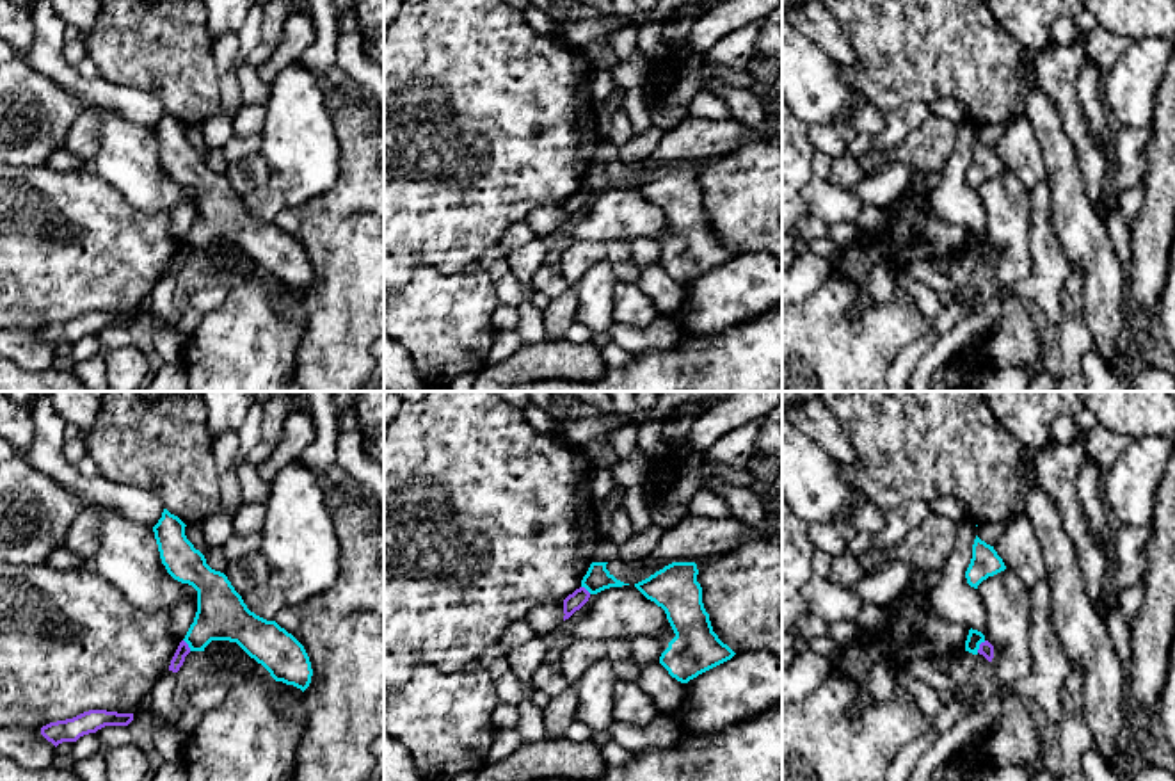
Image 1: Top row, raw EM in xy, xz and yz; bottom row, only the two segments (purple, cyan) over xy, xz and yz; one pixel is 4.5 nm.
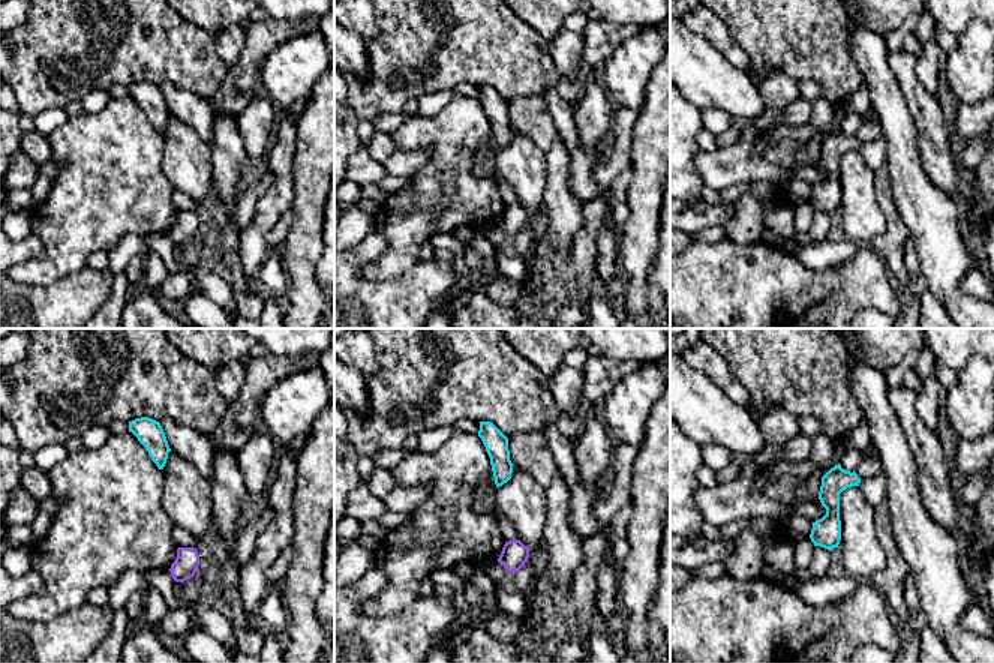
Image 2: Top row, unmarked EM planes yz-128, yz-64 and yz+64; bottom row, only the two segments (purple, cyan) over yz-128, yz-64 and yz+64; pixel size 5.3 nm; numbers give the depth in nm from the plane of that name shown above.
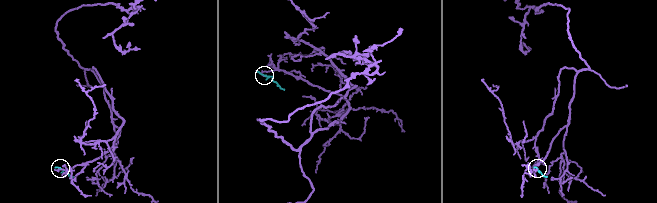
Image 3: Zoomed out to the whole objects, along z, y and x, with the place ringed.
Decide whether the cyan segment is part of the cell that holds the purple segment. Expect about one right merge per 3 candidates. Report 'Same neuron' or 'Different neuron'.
Different neuron

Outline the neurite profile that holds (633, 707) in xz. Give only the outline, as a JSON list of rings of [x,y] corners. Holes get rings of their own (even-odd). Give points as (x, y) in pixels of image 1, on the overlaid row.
[[[617,680],[613,687],[613,721],[643,728],[658,715],[651,697],[638,683]]]

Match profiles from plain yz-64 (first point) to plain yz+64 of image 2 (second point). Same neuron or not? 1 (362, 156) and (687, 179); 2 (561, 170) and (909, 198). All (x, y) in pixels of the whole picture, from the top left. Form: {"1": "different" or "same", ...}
{"1": "different", "2": "different"}

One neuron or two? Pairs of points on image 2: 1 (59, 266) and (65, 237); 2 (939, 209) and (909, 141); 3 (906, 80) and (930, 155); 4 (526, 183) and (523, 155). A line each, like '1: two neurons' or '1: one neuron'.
1: one neuron
2: one neuron
3: one neuron
4: one neuron

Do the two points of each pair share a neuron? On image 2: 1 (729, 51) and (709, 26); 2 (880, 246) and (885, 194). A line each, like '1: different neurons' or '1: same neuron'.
1: same neuron
2: same neuron

